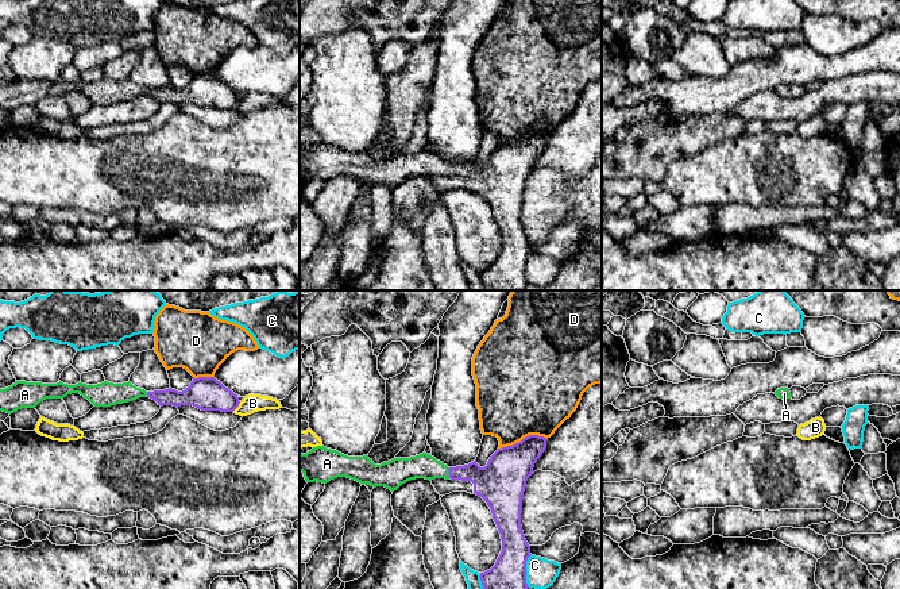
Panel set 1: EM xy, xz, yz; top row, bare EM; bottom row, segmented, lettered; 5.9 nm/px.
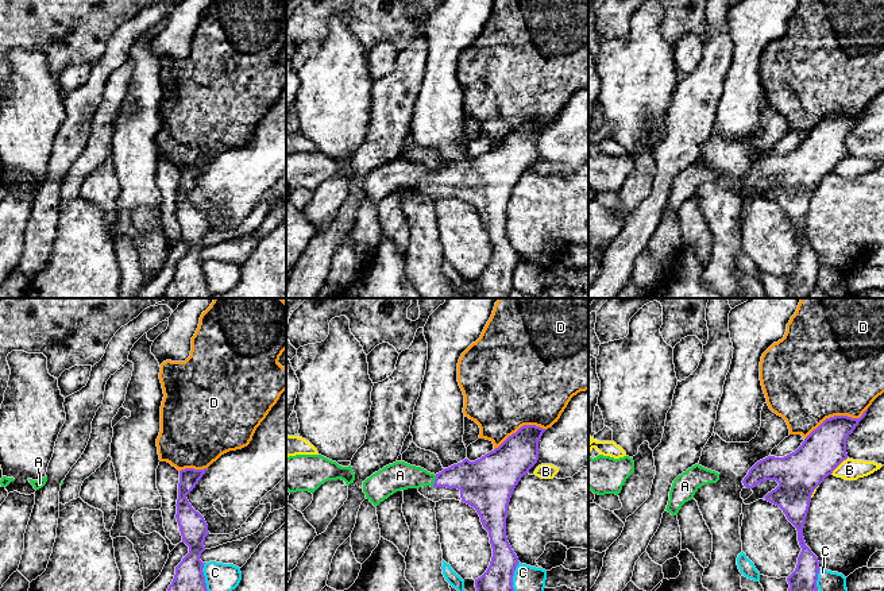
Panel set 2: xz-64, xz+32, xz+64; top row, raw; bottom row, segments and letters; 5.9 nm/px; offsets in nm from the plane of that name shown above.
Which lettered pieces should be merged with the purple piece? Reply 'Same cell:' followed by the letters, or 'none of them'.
Same cell: A

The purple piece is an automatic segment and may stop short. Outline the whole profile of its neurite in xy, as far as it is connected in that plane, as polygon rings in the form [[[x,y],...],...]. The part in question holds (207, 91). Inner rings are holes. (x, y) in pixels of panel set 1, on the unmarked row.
[[[215,74],[193,76],[182,89],[171,85],[146,89],[130,78],[123,81],[104,78],[97,82],[82,80],[67,82],[61,78],[57,81],[16,78],[5,86],[0,86],[0,108],[11,112],[22,105],[35,105],[46,96],[63,96],[72,91],[80,91],[94,104],[111,104],[146,93],[155,97],[161,104],[193,103],[201,108],[233,109],[240,101],[237,92]]]

